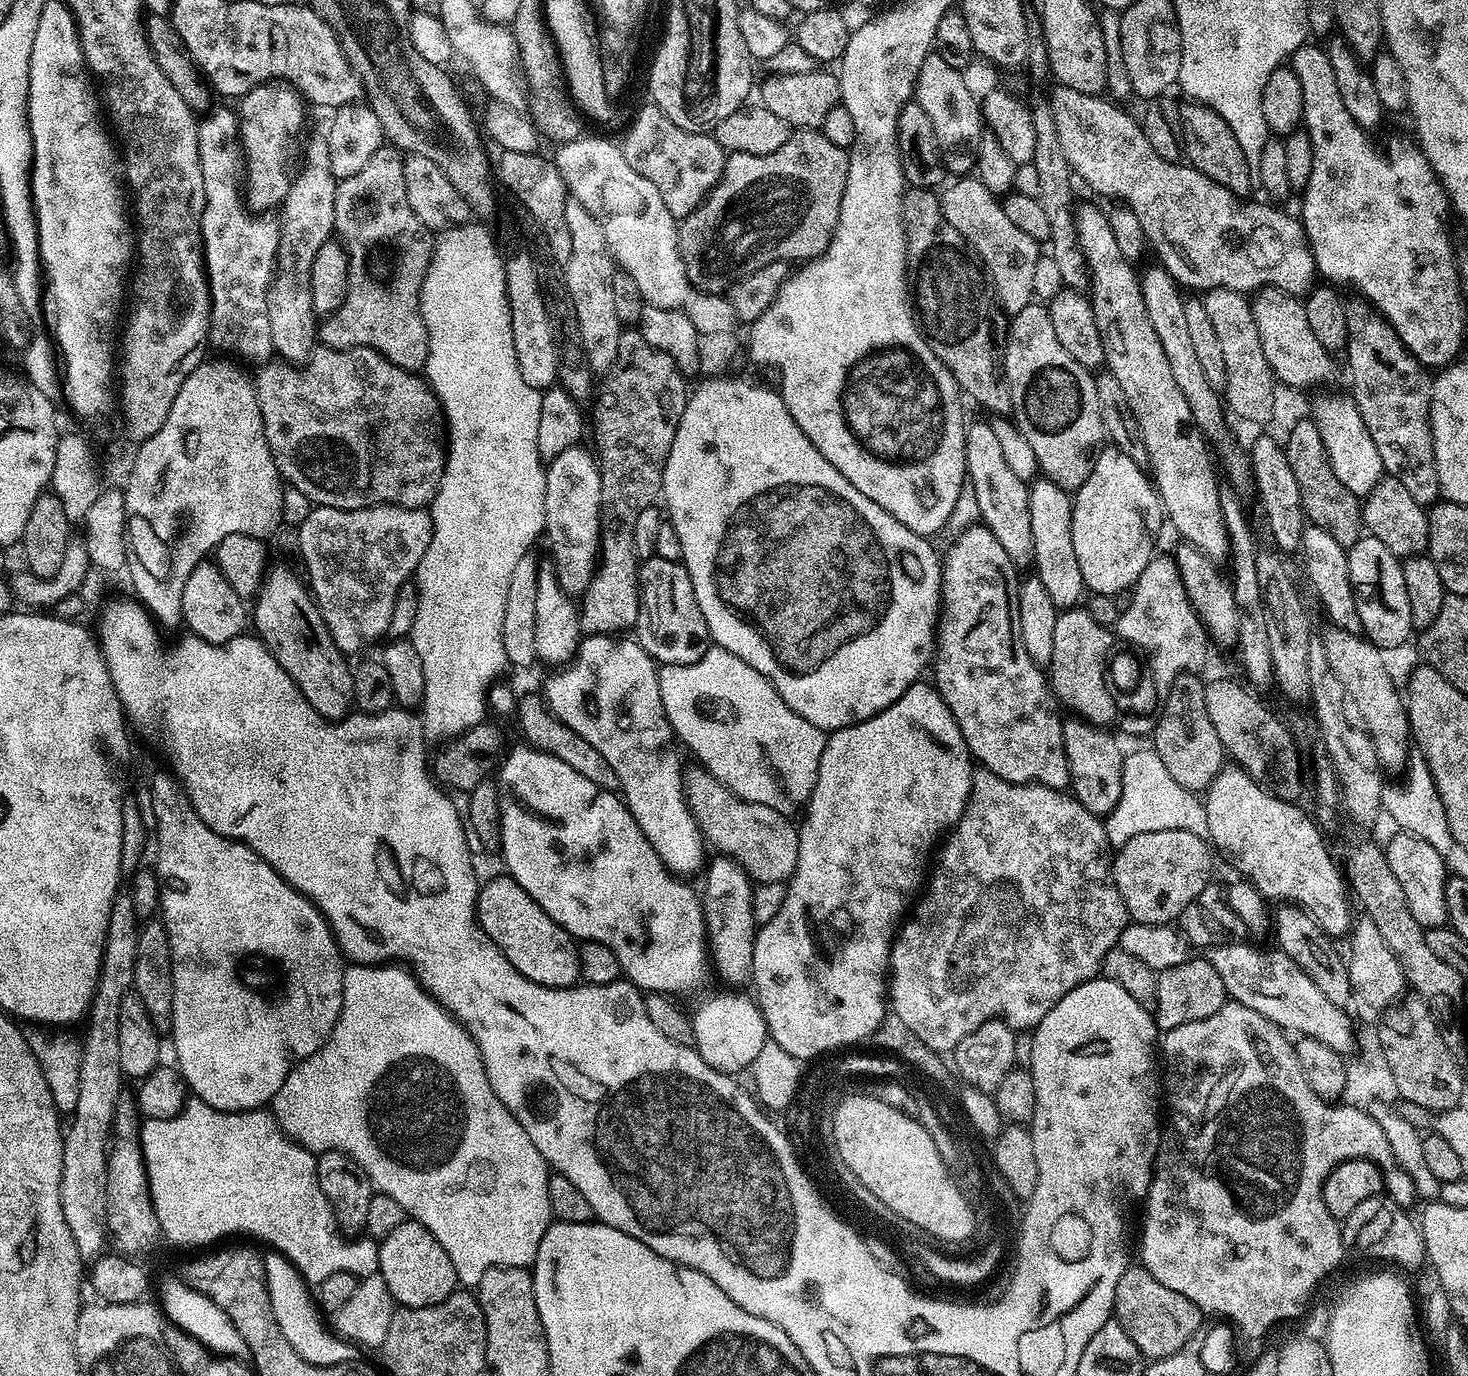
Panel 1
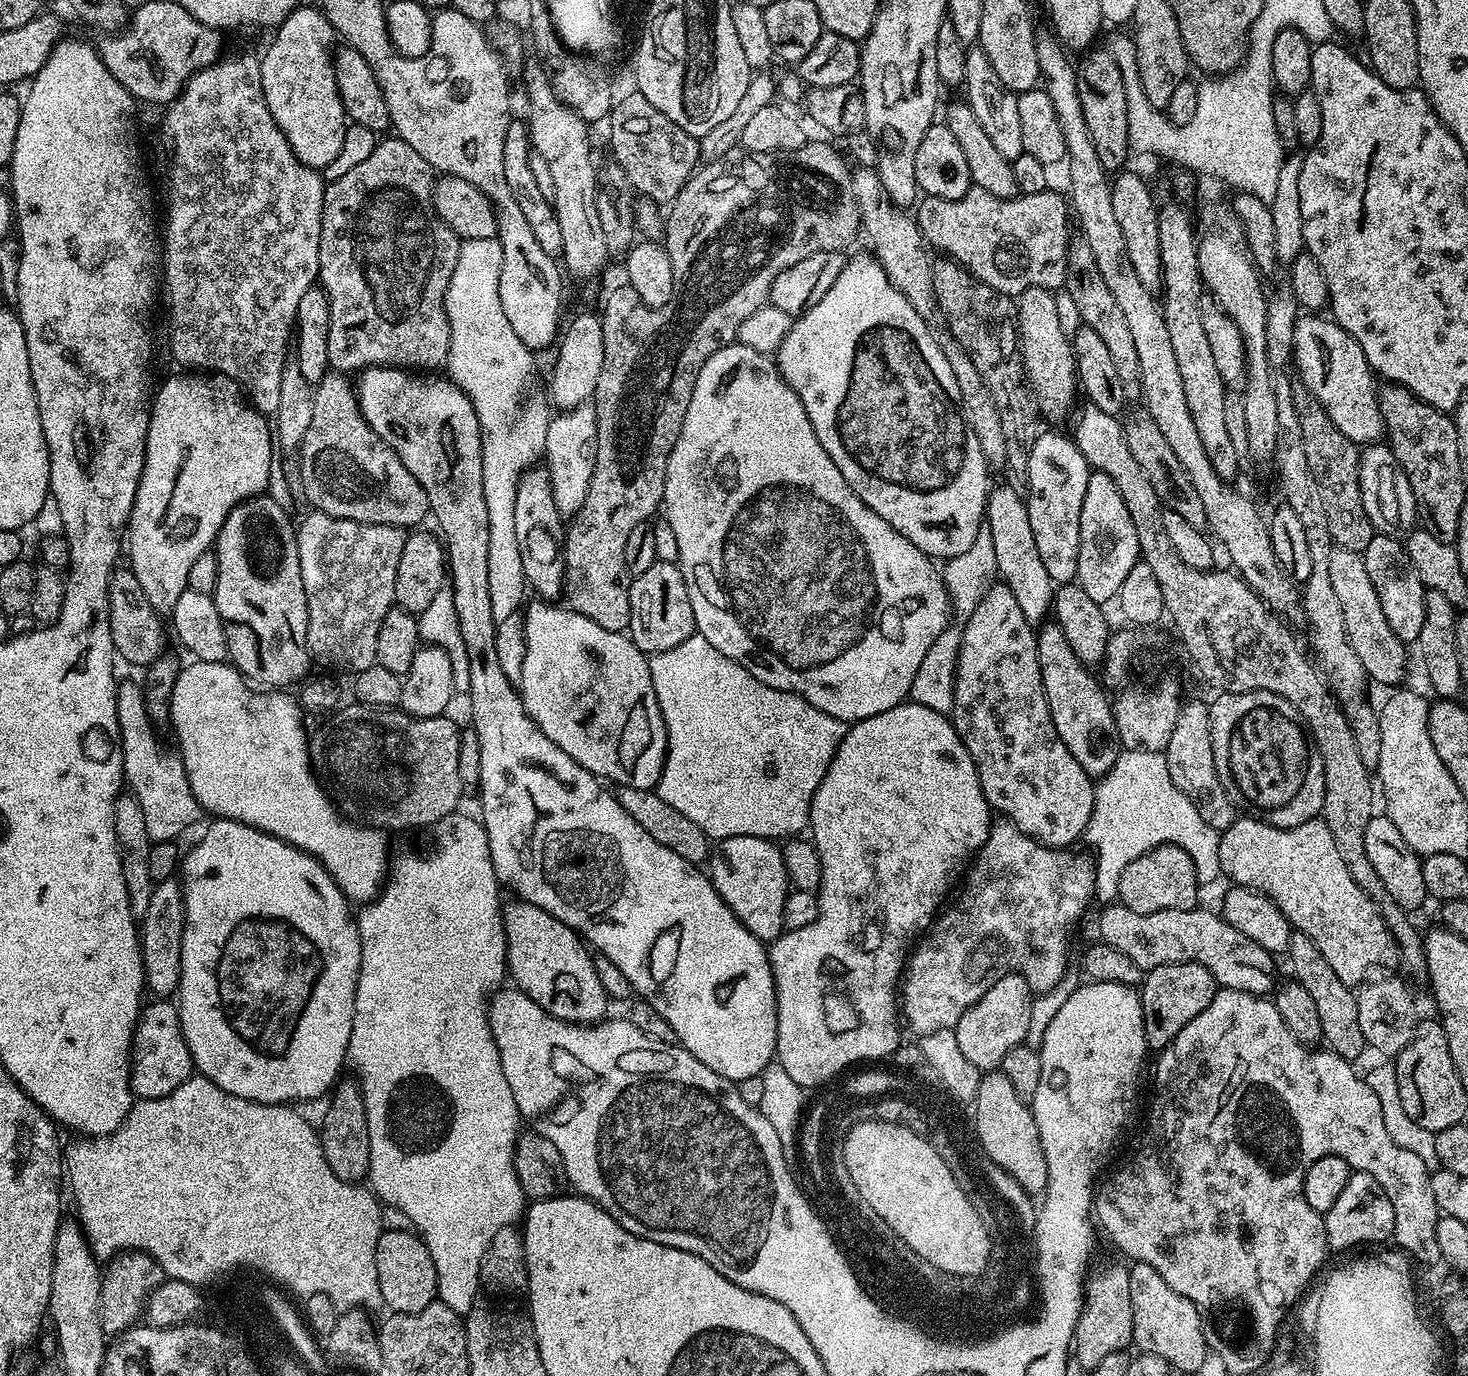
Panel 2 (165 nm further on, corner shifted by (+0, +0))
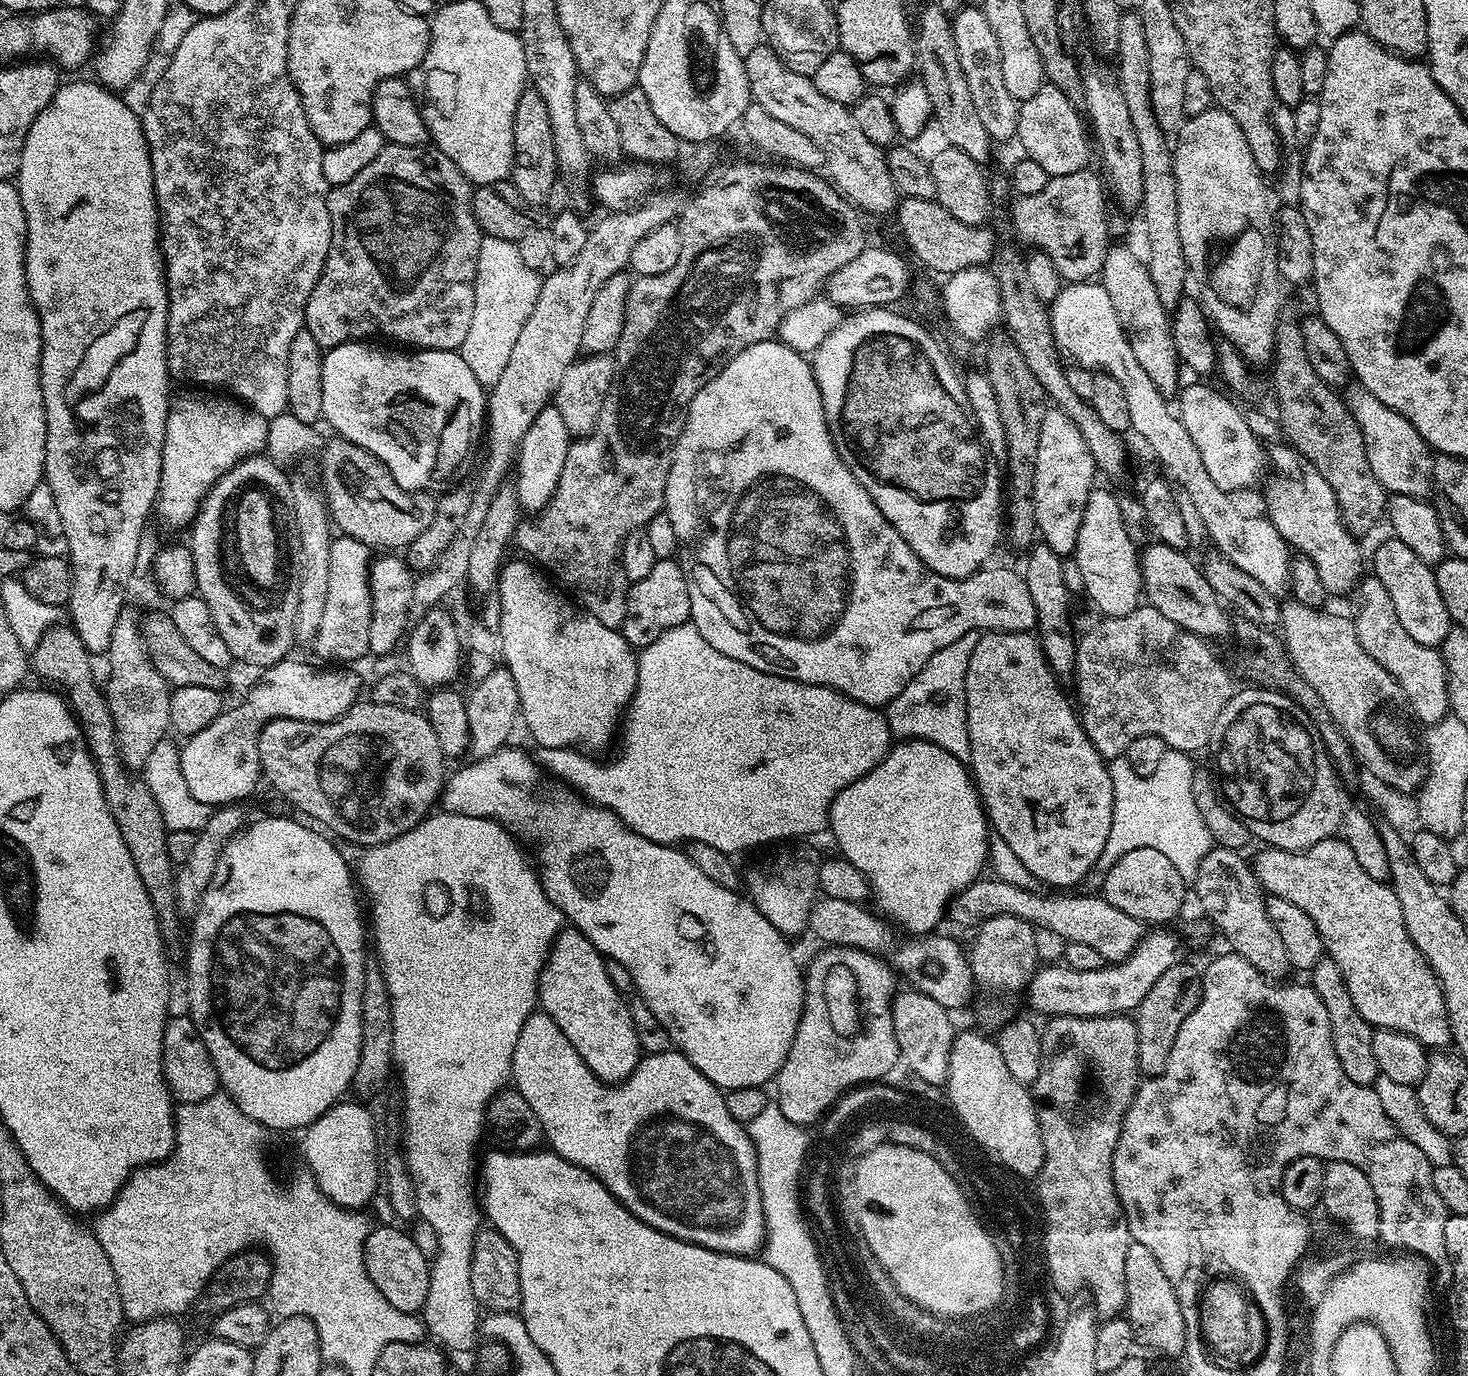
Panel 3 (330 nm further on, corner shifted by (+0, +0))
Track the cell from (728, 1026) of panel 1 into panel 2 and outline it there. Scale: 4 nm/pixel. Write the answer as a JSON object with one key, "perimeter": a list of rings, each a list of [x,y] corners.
{"perimeter":[[[365,368],[359,373],[355,381],[356,399],[360,402],[360,413],[366,418],[366,422],[402,458],[402,466],[418,478],[422,490],[426,490],[428,499],[428,511],[431,519],[436,519],[435,527],[446,545],[446,559],[448,561],[450,575],[450,591],[454,608],[458,614],[458,626],[462,634],[462,646],[466,646],[466,658],[470,666],[469,688],[466,699],[472,703],[472,724],[471,731],[478,734],[480,753],[482,754],[482,774],[480,775],[480,812],[482,823],[488,835],[488,849],[494,866],[494,874],[505,889],[508,888],[519,899],[528,904],[538,906],[546,910],[558,922],[570,926],[583,938],[596,952],[606,954],[626,978],[630,978],[630,986],[637,997],[643,998],[670,1022],[674,1034],[681,1048],[684,1048],[702,1066],[710,1066],[714,1074],[722,1074],[722,1078],[733,1082],[742,1078],[754,1078],[761,1075],[768,1064],[773,1063],[776,1054],[776,1039],[778,1038],[778,1010],[776,1009],[776,987],[774,986],[774,974],[768,961],[768,948],[765,941],[760,940],[722,902],[718,890],[714,890],[712,881],[697,865],[682,858],[674,850],[667,849],[661,843],[656,842],[619,804],[617,797],[612,792],[608,793],[603,783],[594,773],[586,771],[566,750],[554,746],[546,734],[530,718],[530,714],[524,708],[524,702],[520,699],[519,691],[513,686],[506,674],[502,674],[502,666],[498,663],[498,649],[494,647],[496,637],[496,625],[498,621],[494,618],[494,606],[490,606],[490,514],[486,510],[486,494],[482,490],[482,438],[478,426],[478,414],[470,402],[470,398],[457,386],[451,378],[445,378],[440,374],[413,374],[411,371],[402,368]]]}

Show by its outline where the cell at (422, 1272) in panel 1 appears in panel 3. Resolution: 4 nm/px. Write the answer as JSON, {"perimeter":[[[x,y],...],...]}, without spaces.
{"perimeter":[[[373,1227],[364,1243],[364,1265],[370,1282],[390,1306],[413,1314],[423,1309],[430,1290],[430,1260],[414,1246],[414,1238],[405,1229]]]}

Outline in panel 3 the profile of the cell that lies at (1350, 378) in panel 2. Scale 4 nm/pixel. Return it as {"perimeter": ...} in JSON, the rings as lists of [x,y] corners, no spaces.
{"perimeter":[[[1359,386],[1347,389],[1346,403],[1350,414],[1358,422],[1362,430],[1362,442],[1366,446],[1366,459],[1370,461],[1370,470],[1374,470],[1374,478],[1382,482],[1384,491],[1399,496],[1427,497],[1433,491],[1432,462],[1433,449],[1414,430],[1414,426],[1402,414],[1390,410],[1370,390]]]}

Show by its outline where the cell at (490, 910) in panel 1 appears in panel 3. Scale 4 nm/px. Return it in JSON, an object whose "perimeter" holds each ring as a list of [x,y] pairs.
{"perimeter":[[[571,926],[565,927],[556,936],[552,949],[548,951],[548,960],[540,971],[538,981],[538,1004],[545,1016],[549,1016],[566,1034],[570,1046],[578,1050],[582,1062],[590,1066],[590,1070],[604,1084],[623,1084],[630,1073],[642,1059],[640,1043],[634,1030],[634,1022],[630,1018],[628,1000],[618,990],[614,990],[614,982],[606,974],[605,957],[590,941]]]}

